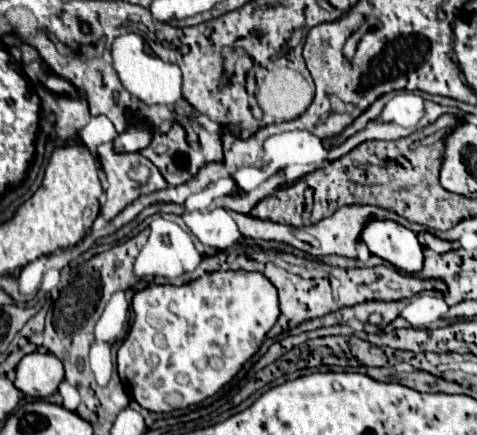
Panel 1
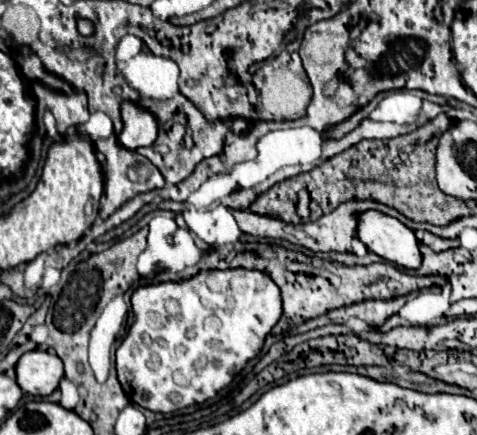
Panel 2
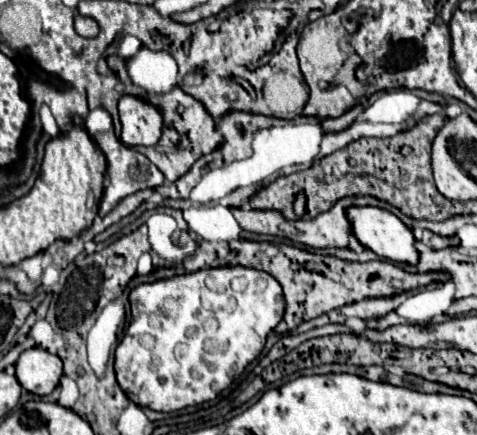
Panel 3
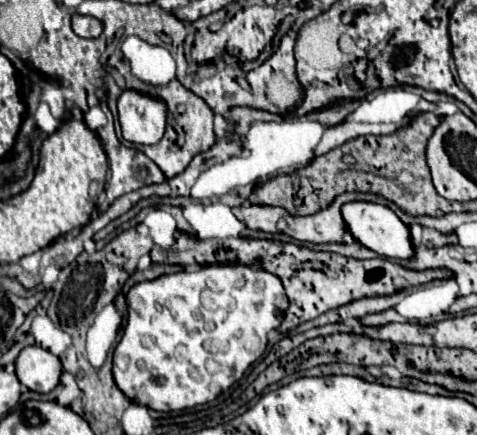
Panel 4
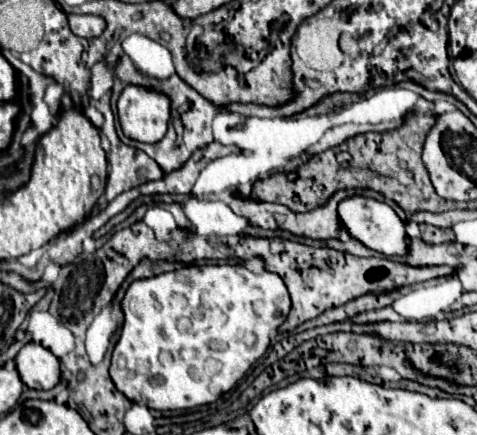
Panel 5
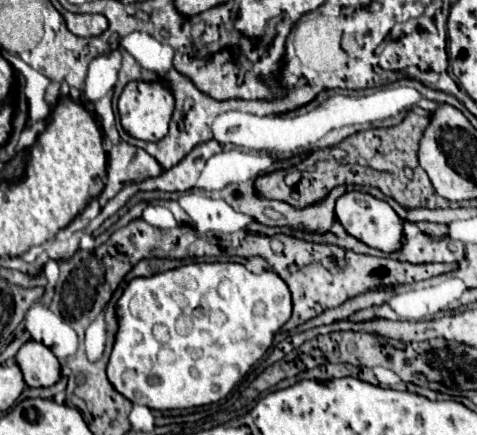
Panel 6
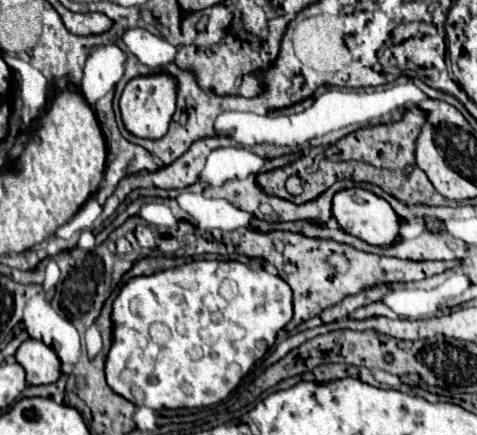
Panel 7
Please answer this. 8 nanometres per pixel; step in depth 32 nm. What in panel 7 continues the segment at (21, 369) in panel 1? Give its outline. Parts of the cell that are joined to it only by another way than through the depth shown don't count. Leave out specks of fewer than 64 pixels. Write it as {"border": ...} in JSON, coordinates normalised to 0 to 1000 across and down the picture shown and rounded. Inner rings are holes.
{"border":[[[59,777],[34,809],[38,837],[55,855],[55,878],[67,887],[109,883],[126,869],[122,818],[84,782]]]}

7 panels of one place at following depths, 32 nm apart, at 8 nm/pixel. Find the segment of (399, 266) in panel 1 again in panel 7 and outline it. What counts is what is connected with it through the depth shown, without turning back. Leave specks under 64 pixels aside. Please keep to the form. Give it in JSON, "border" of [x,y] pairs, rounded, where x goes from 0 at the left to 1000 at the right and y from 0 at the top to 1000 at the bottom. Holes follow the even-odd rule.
{"border":[[[738,432],[738,437],[717,437],[700,451],[700,474],[696,474],[700,501],[717,520],[721,533],[797,570],[813,570],[834,552],[834,524],[839,524],[839,501],[822,483],[822,474],[805,460],[792,455],[788,446],[759,437],[759,432]]]}

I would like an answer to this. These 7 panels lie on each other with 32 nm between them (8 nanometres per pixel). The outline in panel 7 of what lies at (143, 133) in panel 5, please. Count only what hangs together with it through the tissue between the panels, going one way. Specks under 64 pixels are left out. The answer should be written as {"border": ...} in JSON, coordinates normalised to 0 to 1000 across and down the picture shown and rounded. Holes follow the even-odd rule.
{"border":[[[327,170],[310,179],[281,179],[264,193],[252,221],[252,257],[256,280],[268,303],[289,317],[331,322],[352,303],[352,285],[361,276],[361,257],[369,253],[369,184],[352,170]]]}

